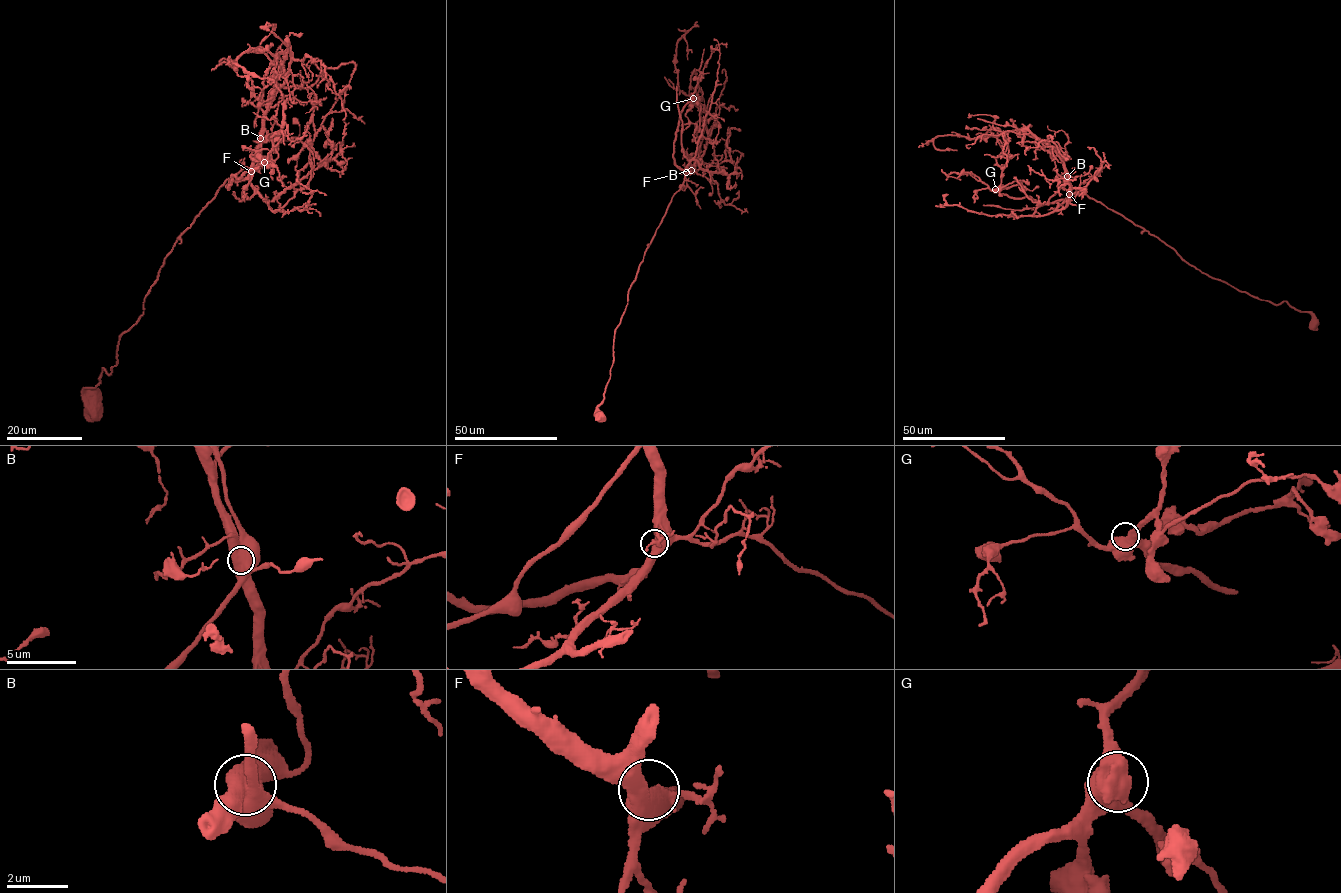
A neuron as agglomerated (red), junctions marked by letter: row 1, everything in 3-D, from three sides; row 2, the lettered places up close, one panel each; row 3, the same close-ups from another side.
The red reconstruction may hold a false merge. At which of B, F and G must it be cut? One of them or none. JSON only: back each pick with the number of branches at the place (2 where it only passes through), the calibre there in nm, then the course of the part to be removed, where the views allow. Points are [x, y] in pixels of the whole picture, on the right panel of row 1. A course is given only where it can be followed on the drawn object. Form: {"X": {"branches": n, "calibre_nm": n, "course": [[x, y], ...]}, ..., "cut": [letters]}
{"B": {"branches": 1, "calibre_nm": 1250, "course": [[1067, 176], [1064, 159], [1047, 142], [1039, 141], [1010, 125], [977, 118]]}, "cut": ["B"]}

